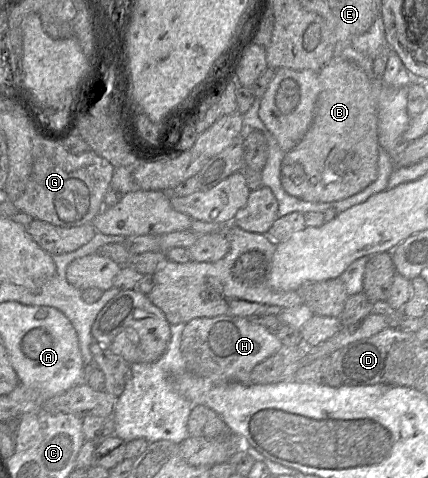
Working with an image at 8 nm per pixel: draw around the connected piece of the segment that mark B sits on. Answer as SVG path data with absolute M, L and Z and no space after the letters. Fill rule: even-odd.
M334 56L319 72L319 80L321 90L318 95L315 113L311 126L301 139L301 141L291 150L285 152L280 169L280 181L283 189L289 195L296 197L306 202L333 202L346 199L357 194L365 189L369 184L374 182L378 174L378 156L379 156L379 141L378 141L378 112L376 105L371 96L371 79L355 64L343 58ZM328 155L333 155L333 160L327 161Z

